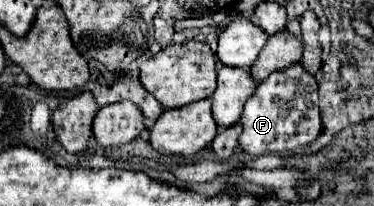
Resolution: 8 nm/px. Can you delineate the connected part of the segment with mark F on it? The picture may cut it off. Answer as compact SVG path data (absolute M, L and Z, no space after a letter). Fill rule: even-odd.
M300 63L270 73L256 91L248 97L242 117L242 133L238 137L238 149L248 155L284 153L294 151L302 145L310 145L320 135L320 113L318 113L318 85L316 79L304 71Z

